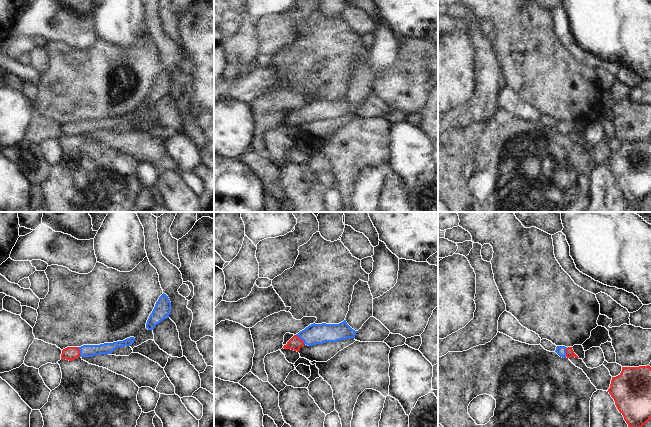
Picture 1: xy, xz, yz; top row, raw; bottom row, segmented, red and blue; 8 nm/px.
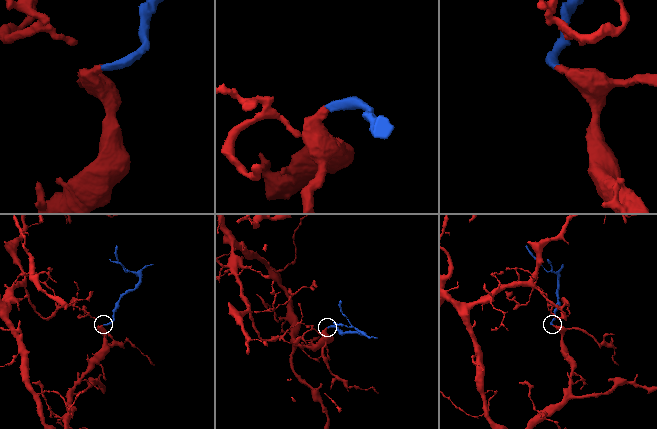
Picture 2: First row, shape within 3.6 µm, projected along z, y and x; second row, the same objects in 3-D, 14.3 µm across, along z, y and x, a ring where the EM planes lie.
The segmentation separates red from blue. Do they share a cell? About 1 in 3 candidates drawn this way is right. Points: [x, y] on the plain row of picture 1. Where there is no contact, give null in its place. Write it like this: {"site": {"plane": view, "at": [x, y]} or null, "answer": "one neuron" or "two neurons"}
{"site": {"plane": "xz", "at": [300, 115]}, "answer": "one neuron"}

